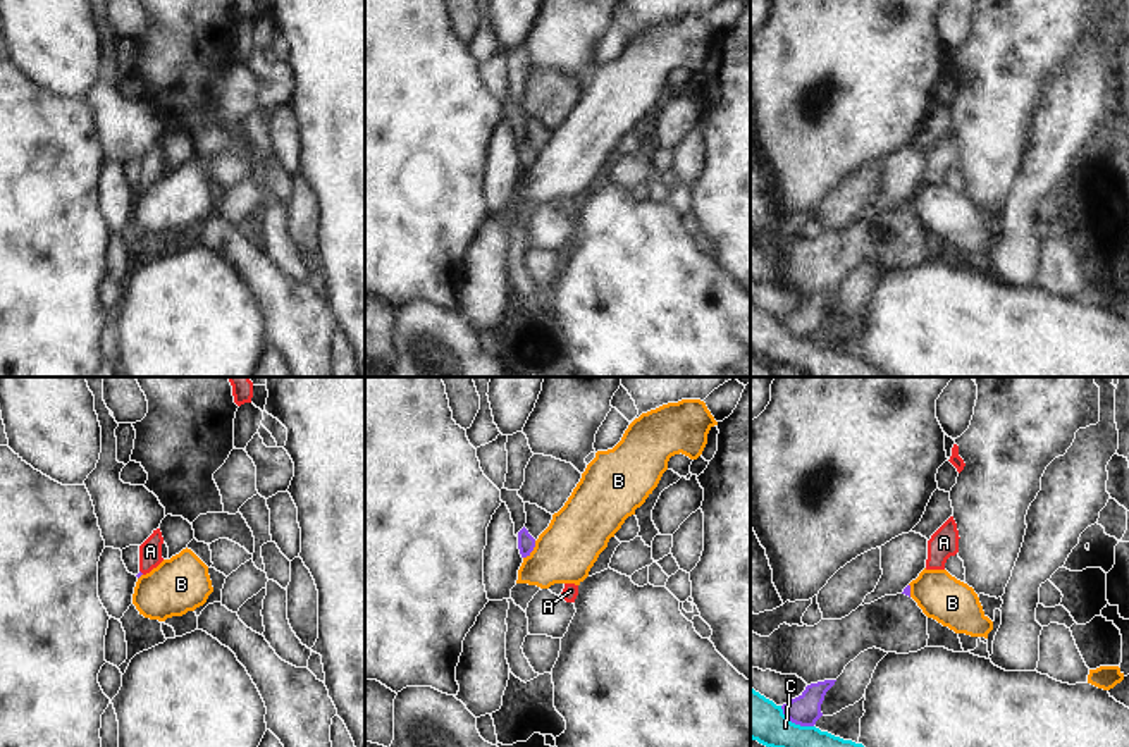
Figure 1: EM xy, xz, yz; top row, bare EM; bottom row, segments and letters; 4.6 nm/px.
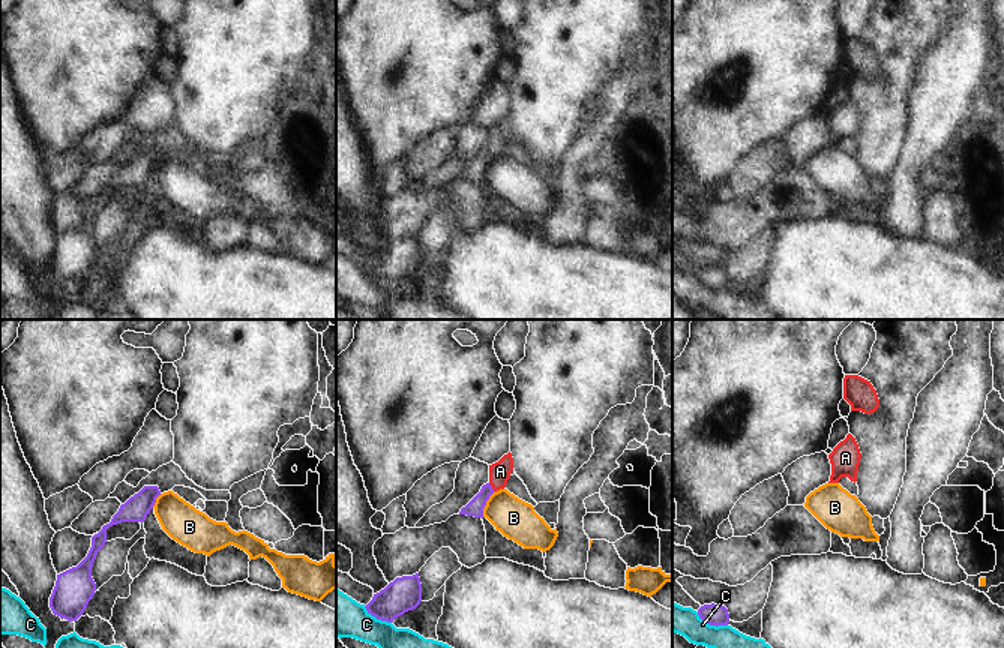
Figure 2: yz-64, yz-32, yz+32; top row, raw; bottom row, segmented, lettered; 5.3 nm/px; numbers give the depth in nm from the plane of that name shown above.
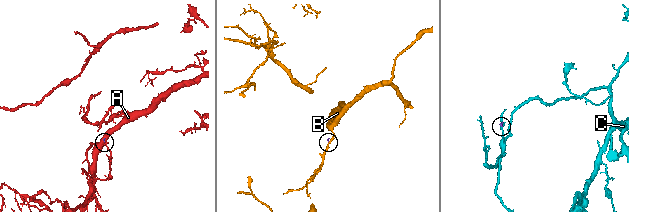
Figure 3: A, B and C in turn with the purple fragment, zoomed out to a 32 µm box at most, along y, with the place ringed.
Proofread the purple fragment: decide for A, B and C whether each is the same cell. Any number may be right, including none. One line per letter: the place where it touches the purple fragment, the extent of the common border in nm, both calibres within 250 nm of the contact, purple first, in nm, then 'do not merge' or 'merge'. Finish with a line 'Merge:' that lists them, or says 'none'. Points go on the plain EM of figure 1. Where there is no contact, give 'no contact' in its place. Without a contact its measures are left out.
A: no contact | merge
B: xz (532, 164) | 110 nm | 80/280 nm | do not merge
C: yz (795, 338) | 190 nm | 140/220 nm | do not merge
Merge: A

